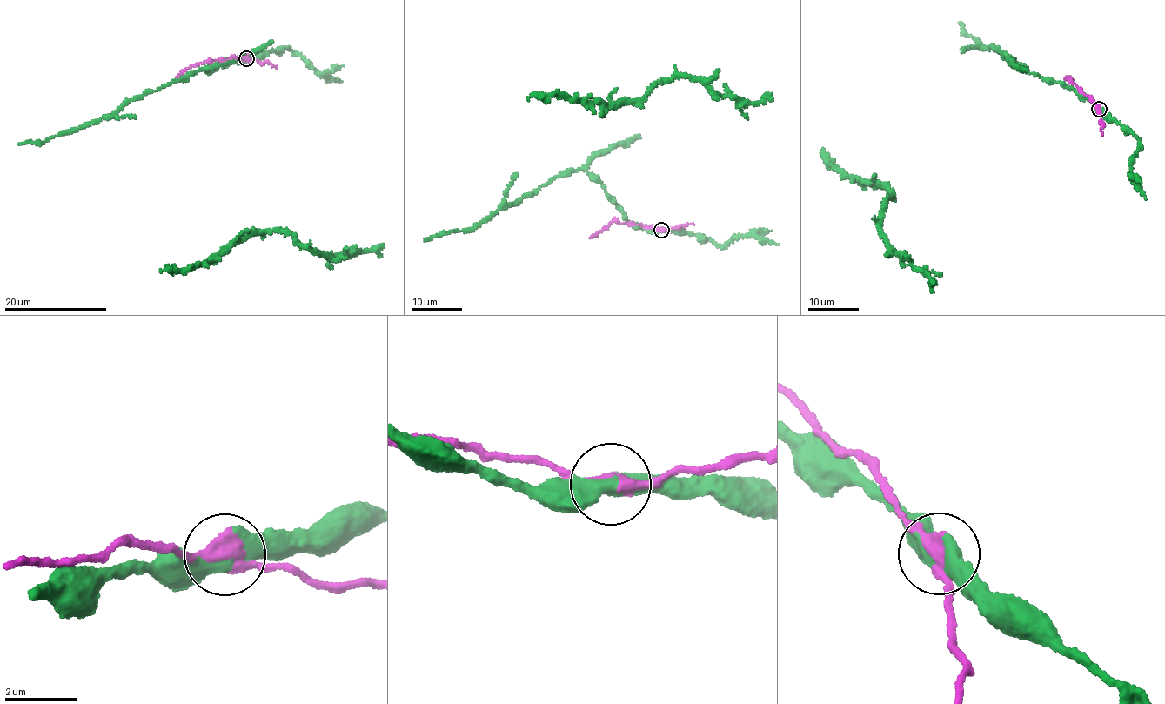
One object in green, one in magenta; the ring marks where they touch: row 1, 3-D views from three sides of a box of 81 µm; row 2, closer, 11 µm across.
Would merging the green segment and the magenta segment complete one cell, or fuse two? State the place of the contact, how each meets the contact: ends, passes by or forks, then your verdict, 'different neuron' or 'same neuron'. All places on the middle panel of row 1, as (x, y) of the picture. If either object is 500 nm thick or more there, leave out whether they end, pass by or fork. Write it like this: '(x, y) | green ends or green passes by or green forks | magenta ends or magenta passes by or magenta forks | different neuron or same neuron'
(661, 230) | green passes by | magenta passes by | different neuron

